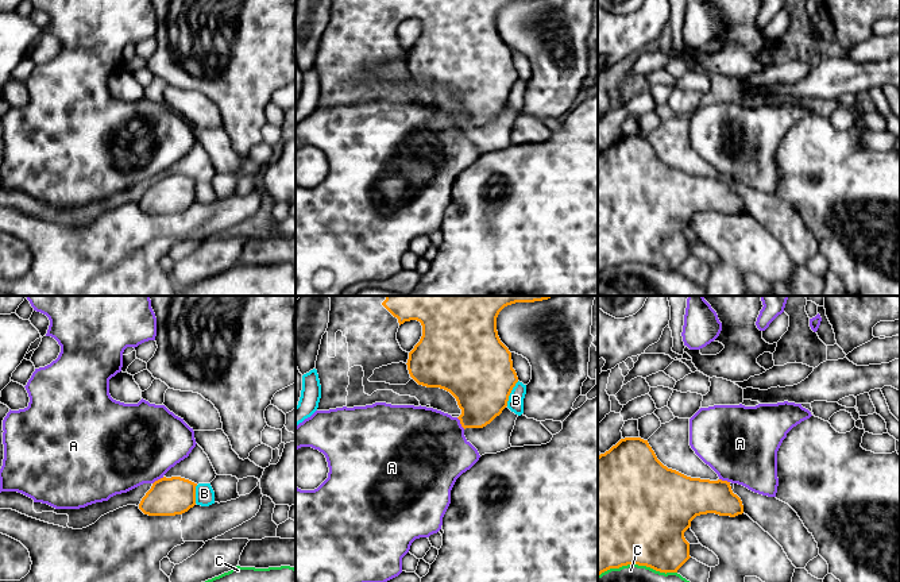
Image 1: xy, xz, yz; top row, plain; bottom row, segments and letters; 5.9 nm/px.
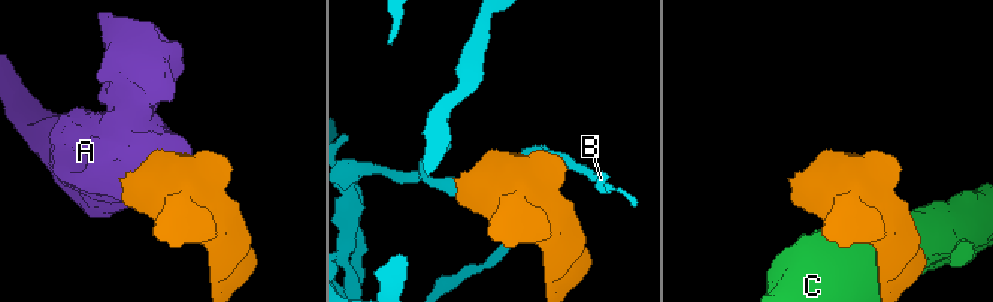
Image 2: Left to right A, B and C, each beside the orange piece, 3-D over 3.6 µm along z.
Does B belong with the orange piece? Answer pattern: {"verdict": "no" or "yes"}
{"verdict": "no"}

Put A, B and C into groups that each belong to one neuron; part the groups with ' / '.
A / B / C

